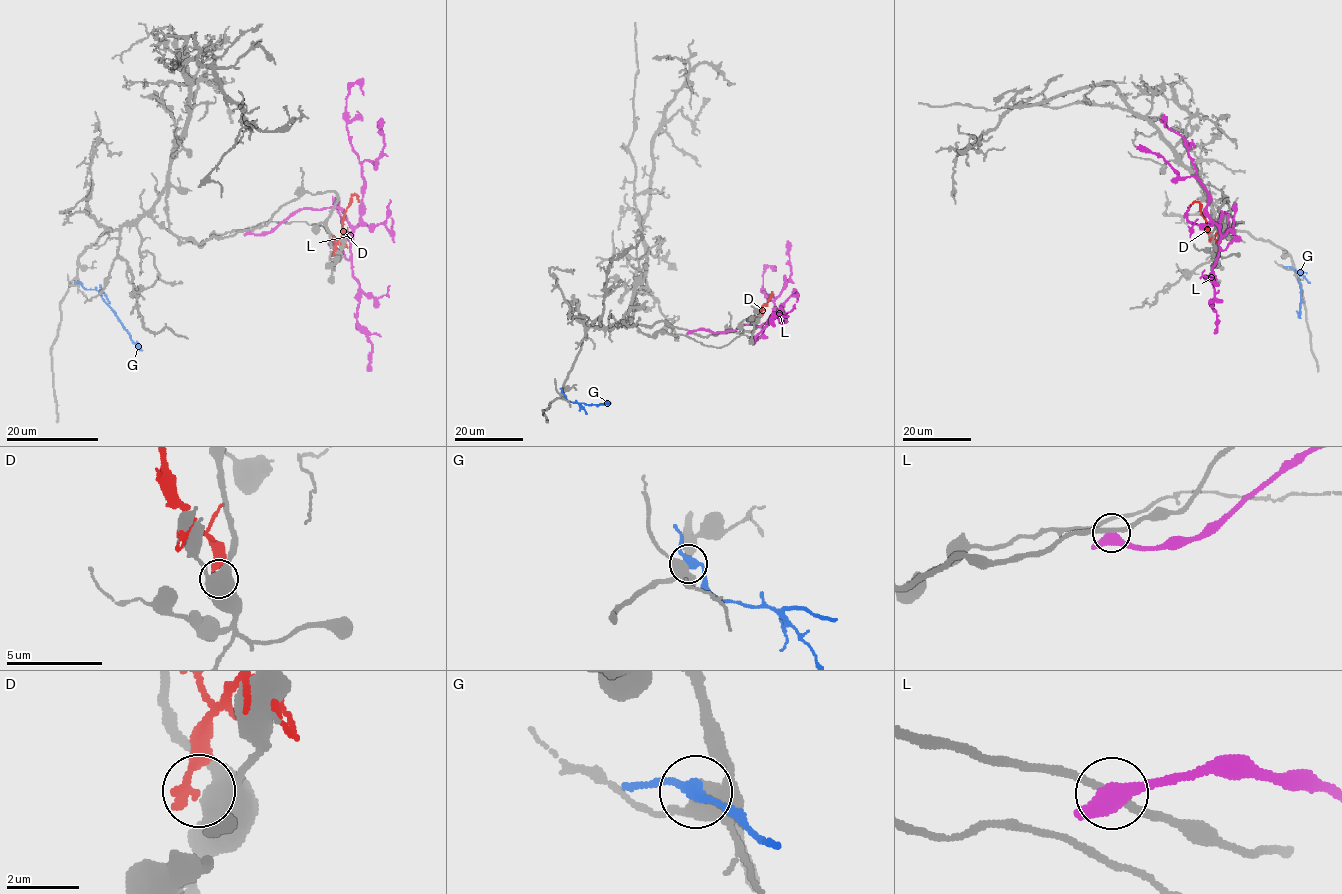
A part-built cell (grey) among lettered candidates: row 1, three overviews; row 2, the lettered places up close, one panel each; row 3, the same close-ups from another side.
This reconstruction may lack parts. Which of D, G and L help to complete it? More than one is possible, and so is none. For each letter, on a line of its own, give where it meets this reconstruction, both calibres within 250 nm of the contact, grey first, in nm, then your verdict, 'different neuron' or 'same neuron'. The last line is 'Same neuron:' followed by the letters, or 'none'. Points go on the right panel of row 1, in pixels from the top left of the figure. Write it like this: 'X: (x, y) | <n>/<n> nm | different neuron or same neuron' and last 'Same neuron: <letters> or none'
D: (1216, 246) | 550/280 nm | different neuron
G: (1291, 267) | 400/320 nm | different neuron
L: (1227, 229) | 200/440 nm | different neuron
Same neuron: none

